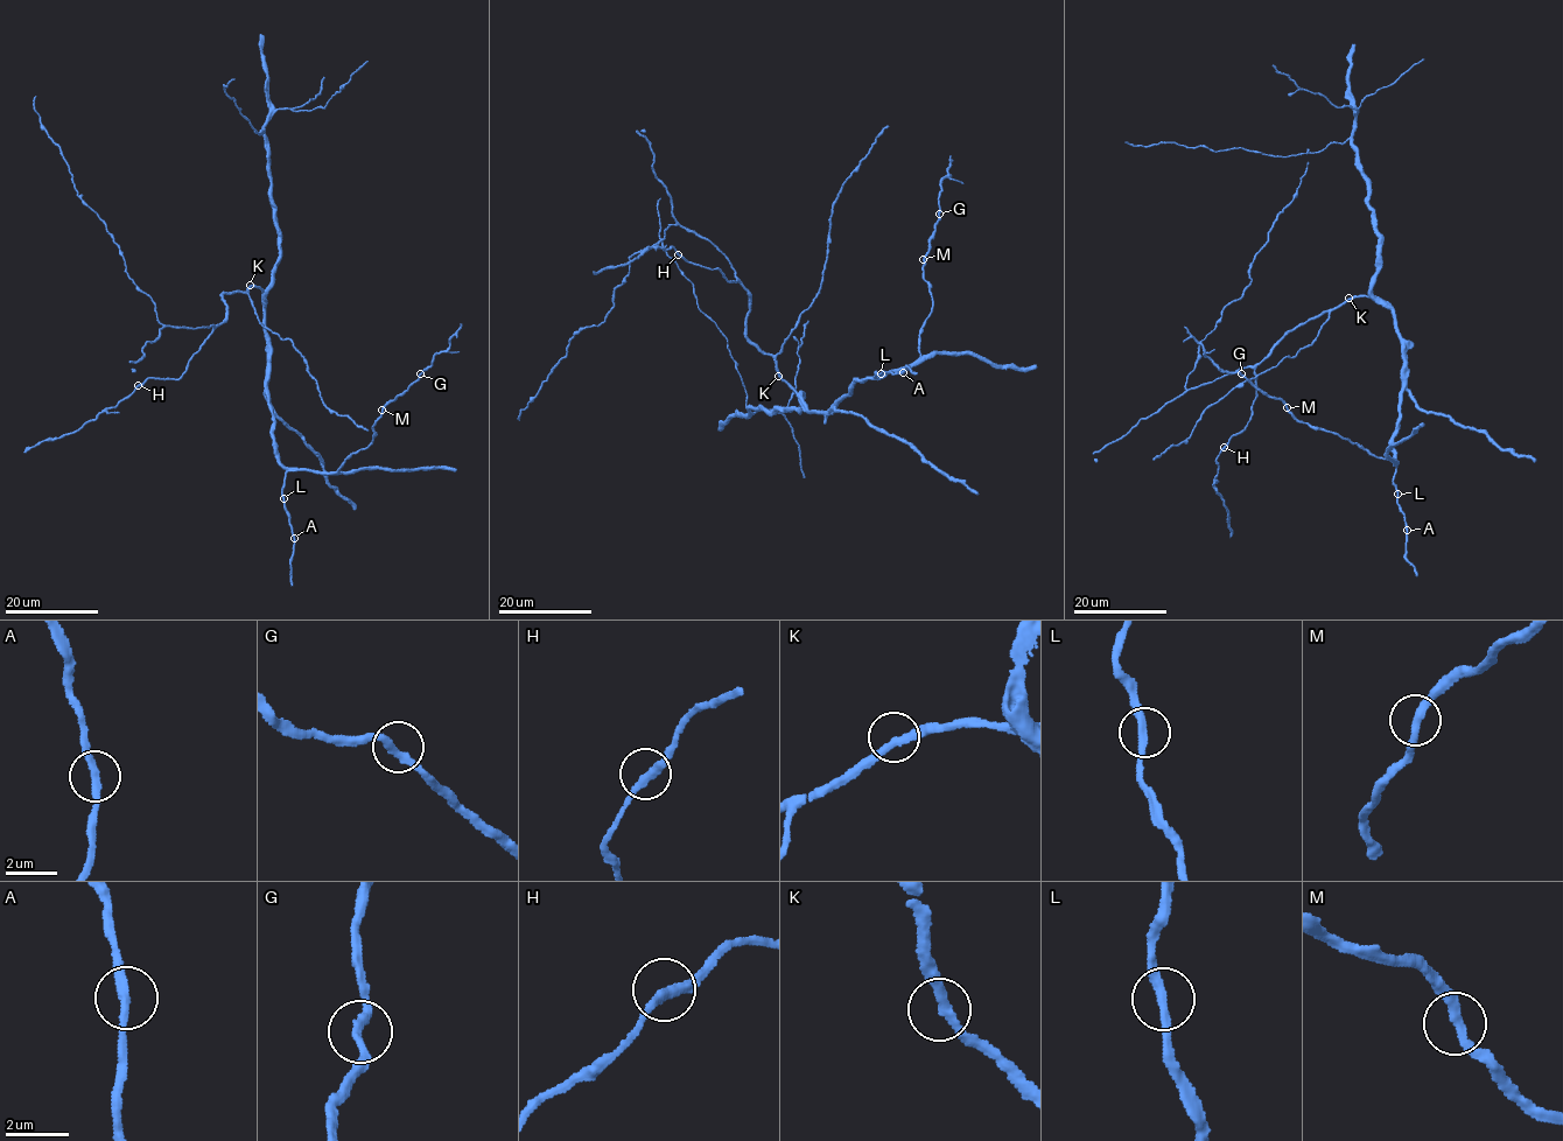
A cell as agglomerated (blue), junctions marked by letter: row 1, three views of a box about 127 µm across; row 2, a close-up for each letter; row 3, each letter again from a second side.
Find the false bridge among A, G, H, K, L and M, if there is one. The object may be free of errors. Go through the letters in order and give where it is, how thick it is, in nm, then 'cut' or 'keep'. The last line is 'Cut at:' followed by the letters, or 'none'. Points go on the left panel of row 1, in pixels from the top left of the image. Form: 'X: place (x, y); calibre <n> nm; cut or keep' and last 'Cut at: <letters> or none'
A: place (294, 538); calibre 300 nm; keep
G: place (420, 373); calibre 280 nm; keep
H: place (138, 385); calibre 300 nm; keep
K: place (250, 285); calibre 300 nm; keep
L: place (284, 498); calibre 280 nm; keep
M: place (382, 410); calibre 320 nm; keep
Cut at: none

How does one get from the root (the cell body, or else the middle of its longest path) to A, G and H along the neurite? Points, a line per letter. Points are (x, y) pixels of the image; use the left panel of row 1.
A: (251, 287), (263, 292), (273, 434), (277, 460), (285, 469), (284, 509), (294, 538)
G: (251, 287), (263, 292), (267, 393), (277, 457), (285, 466), (337, 471), (373, 441), (382, 410), (420, 373)
H: (251, 287), (222, 296), (228, 313), (225, 317), (179, 378), (149, 378), (138, 385)

